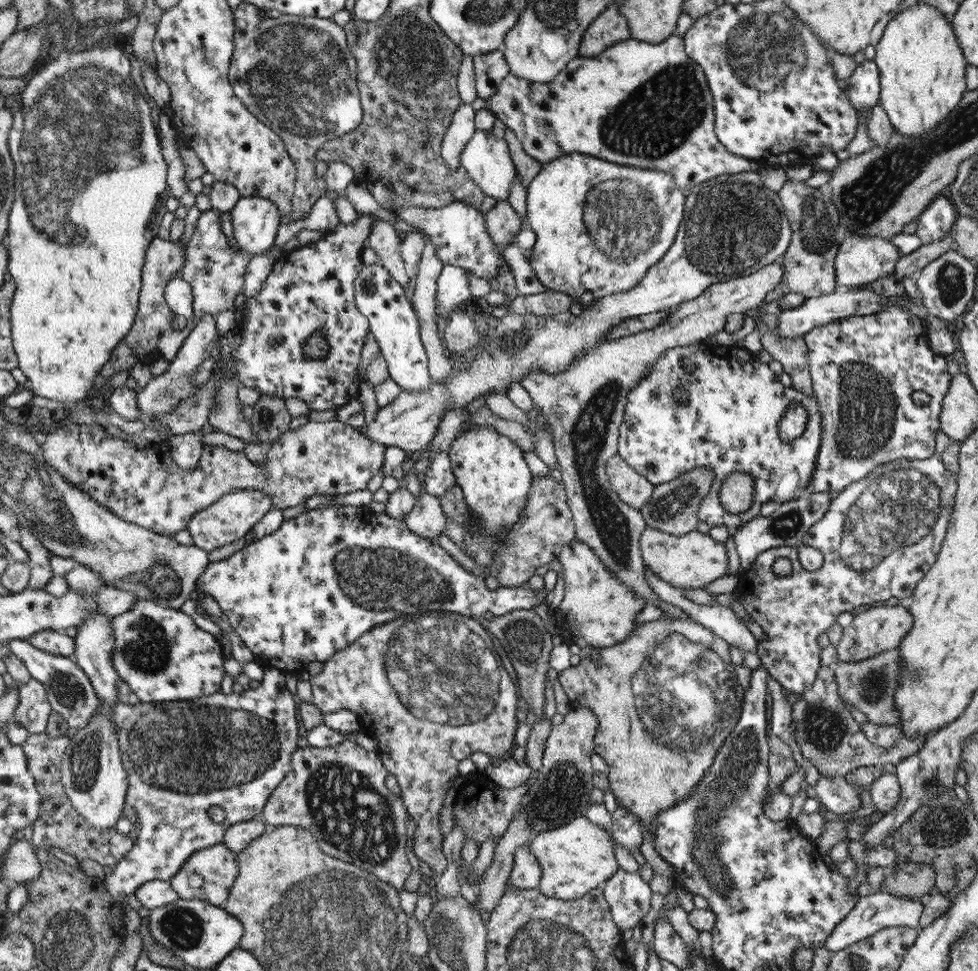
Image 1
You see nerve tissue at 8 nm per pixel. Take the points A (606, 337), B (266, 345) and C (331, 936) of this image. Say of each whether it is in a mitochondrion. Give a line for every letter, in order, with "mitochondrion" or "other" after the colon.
A: other
B: mitochondrion
C: mitochondrion

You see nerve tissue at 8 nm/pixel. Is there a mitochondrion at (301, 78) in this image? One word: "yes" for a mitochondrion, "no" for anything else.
yes

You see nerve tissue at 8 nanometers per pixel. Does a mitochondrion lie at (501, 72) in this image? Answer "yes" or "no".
no

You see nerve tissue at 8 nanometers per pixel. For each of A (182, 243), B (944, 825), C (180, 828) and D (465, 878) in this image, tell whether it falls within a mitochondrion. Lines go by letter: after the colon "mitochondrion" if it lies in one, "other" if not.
A: other
B: mitochondrion
C: other
D: other

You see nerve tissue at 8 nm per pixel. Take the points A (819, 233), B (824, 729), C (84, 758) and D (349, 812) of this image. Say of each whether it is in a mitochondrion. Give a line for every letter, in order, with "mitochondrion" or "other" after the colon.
A: mitochondrion
B: mitochondrion
C: mitochondrion
D: mitochondrion

